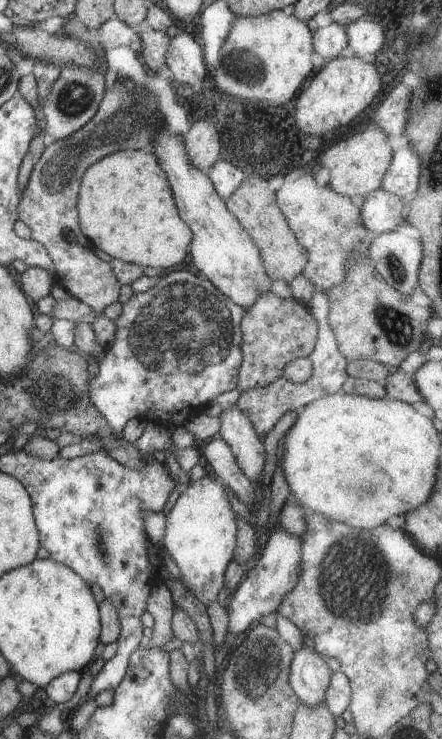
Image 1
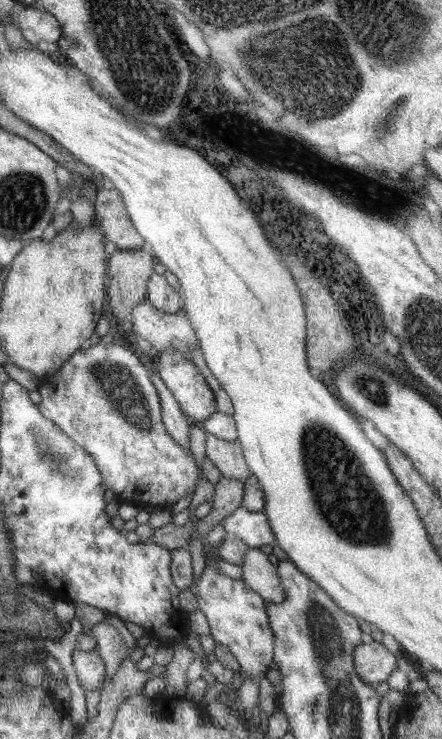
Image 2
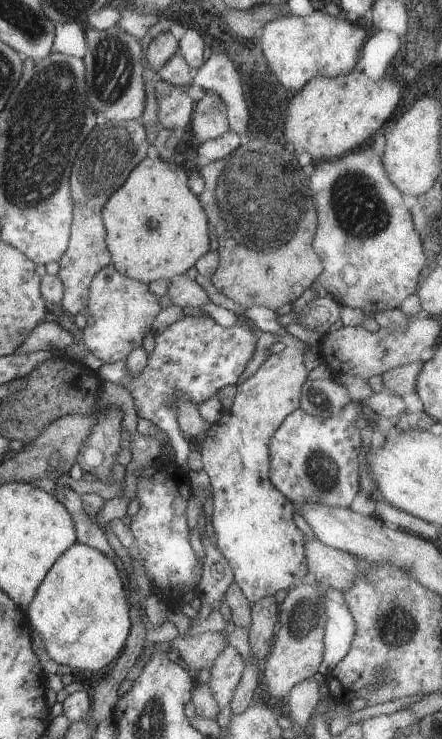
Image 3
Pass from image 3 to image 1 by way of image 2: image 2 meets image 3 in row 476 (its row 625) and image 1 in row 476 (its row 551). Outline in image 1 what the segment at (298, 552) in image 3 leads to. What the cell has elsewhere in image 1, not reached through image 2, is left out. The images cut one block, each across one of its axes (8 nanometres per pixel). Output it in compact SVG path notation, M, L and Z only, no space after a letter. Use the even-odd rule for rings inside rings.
M207 475L182 488L176 504L166 516L163 547L176 562L180 580L206 607L216 602L224 588L226 568L234 560L238 534L236 517L228 488L220 479L214 480Z

